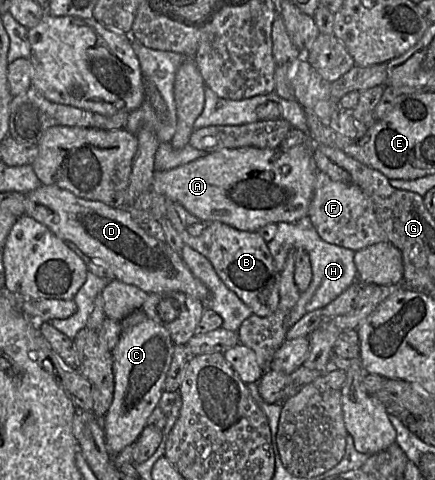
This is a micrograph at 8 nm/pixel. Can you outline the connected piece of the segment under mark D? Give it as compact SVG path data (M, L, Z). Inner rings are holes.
M41 185L25 194L25 215L44 224L59 239L74 243L91 261L105 264L113 273L114 279L134 285L146 293L179 291L200 301L207 302L208 288L195 277L181 256L165 241L149 236L123 208L113 208L101 201L79 198L70 191L53 185Z

